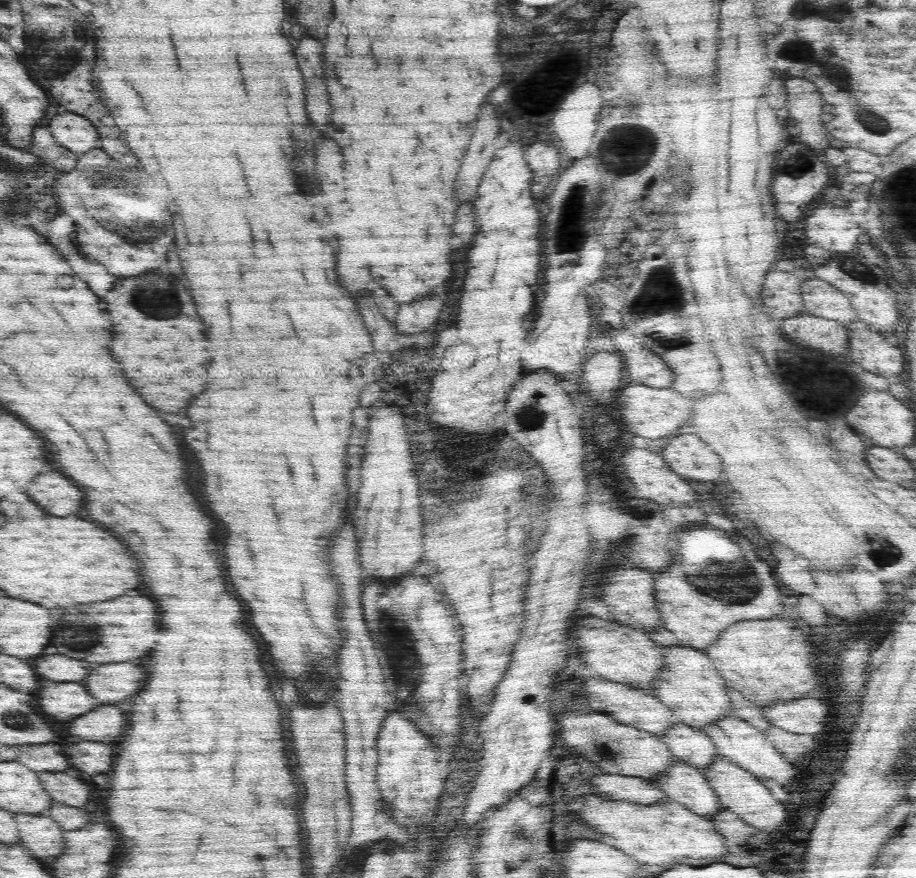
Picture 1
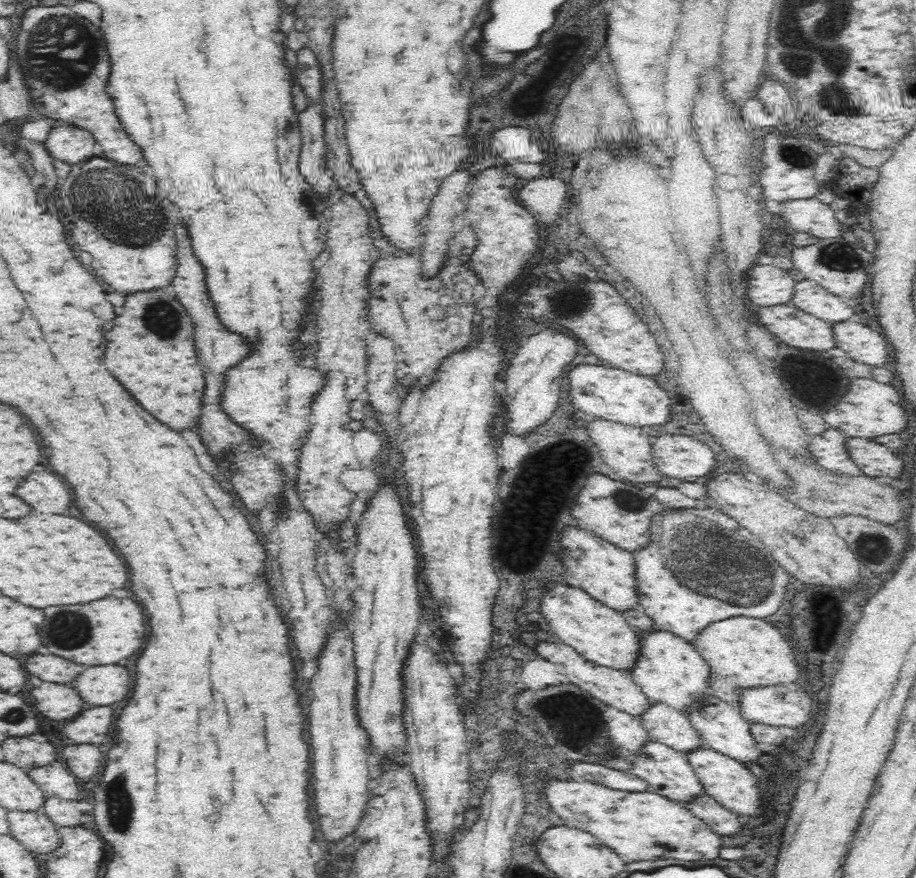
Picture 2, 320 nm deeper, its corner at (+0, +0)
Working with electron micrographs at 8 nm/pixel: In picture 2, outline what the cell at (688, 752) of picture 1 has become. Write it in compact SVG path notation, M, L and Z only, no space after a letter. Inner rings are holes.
M653 703L652 709L644 714L640 721L646 727L652 742L660 742L687 755L701 748L702 739L688 716L670 709L665 704Z

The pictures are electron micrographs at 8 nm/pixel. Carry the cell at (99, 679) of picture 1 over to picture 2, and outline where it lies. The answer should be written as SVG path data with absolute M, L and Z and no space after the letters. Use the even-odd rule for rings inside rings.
M92 666L76 682L84 700L108 706L128 698L132 690L132 674L122 666Z

